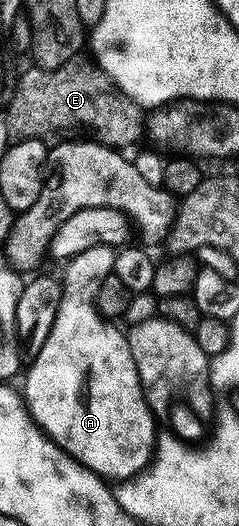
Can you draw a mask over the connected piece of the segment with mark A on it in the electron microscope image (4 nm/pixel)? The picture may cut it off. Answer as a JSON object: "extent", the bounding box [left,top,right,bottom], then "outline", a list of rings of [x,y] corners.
{"extent":[24,246,156,482],"outline":[[[96,246],[74,256],[65,265],[66,273],[60,276],[62,297],[56,322],[48,334],[48,342],[44,342],[40,354],[29,365],[24,399],[38,427],[73,460],[79,460],[85,468],[91,468],[97,476],[107,481],[120,482],[137,476],[149,465],[156,443],[156,416],[142,393],[140,374],[136,374],[136,362],[132,362],[132,350],[126,341],[126,332],[118,329],[114,325],[117,323],[111,322],[98,311],[98,291],[104,278],[114,271],[114,254],[113,248]]]}

